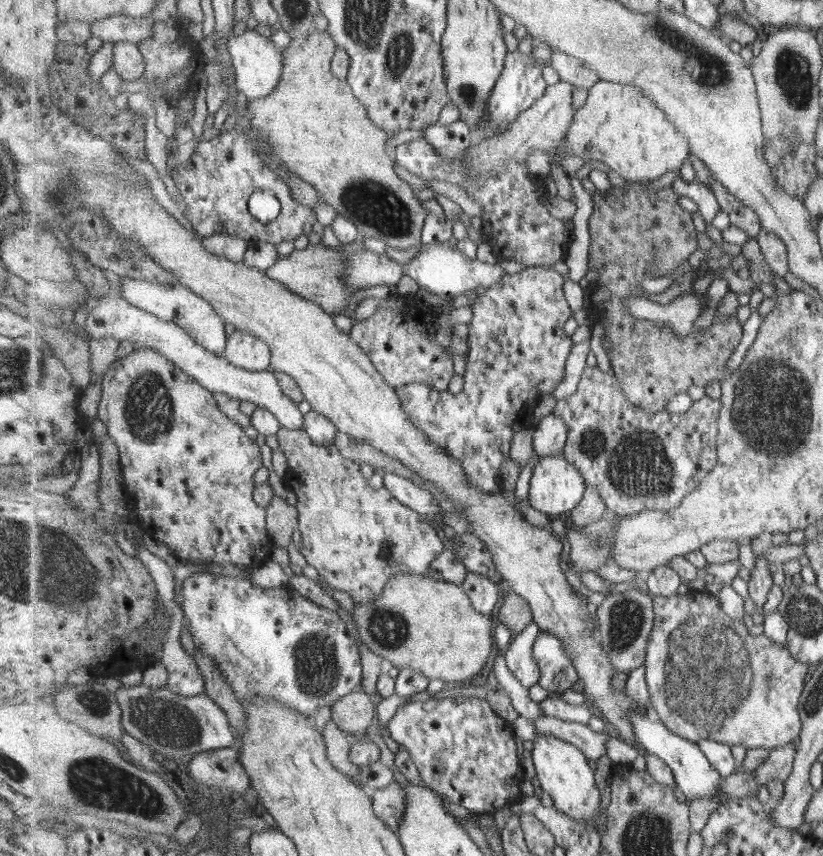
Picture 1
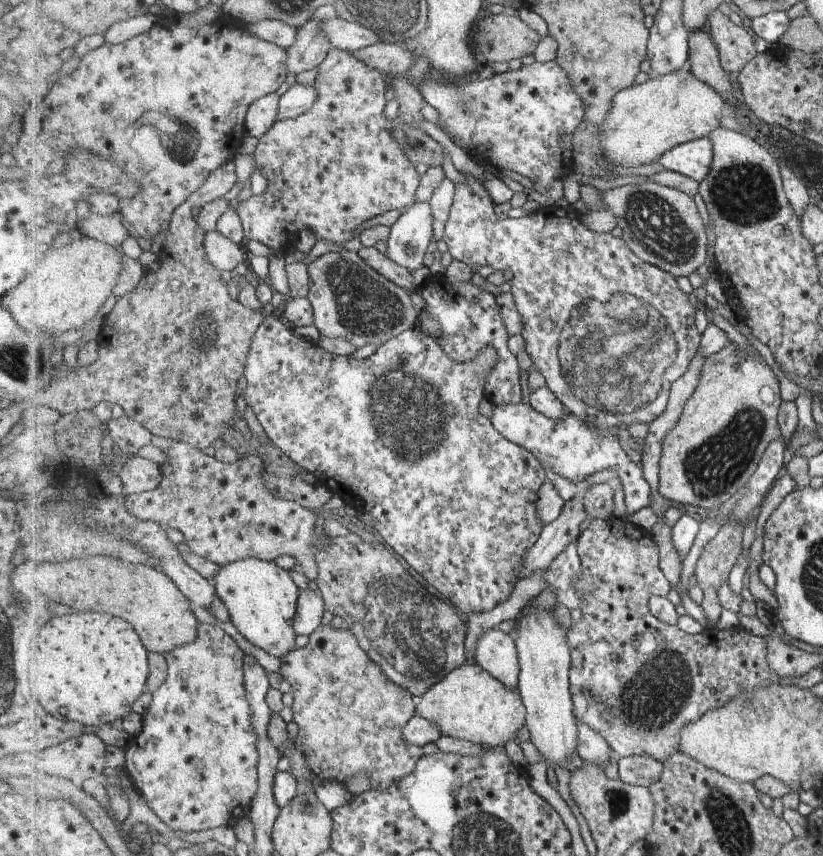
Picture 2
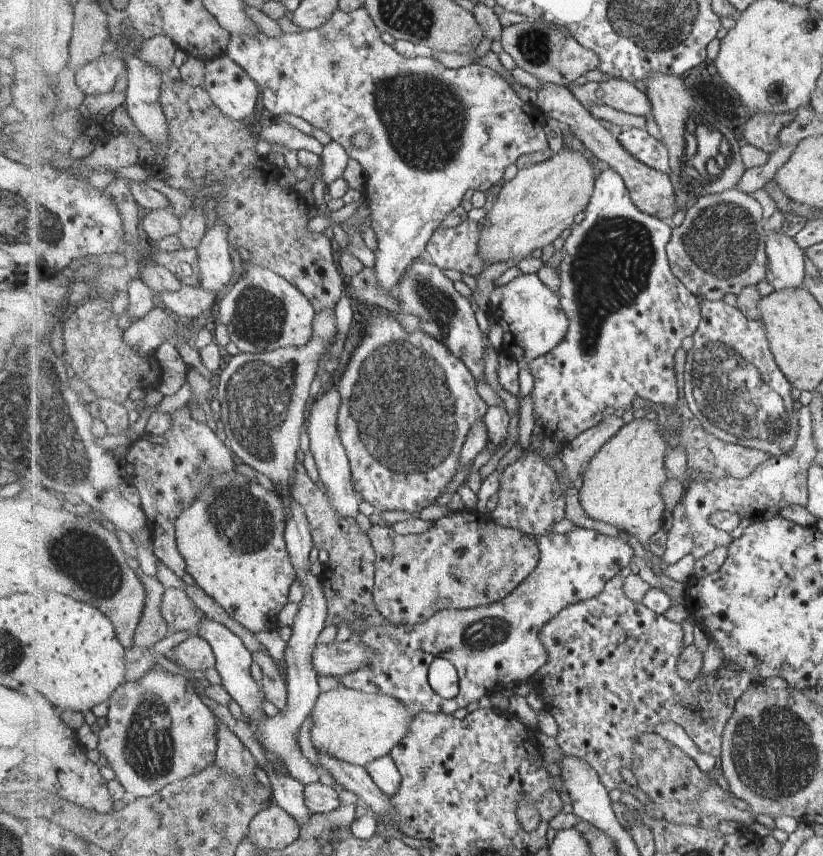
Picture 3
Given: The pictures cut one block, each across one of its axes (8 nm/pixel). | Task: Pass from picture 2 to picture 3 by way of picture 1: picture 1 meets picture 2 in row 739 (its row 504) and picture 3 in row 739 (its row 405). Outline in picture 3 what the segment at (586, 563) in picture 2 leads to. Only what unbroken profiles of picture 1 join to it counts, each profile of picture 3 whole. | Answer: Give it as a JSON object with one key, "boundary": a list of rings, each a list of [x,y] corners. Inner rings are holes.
{"boundary":[[[617,576],[608,583],[605,591],[597,597],[573,604],[565,608],[553,621],[545,626],[541,632],[541,638],[548,648],[550,660],[545,667],[533,678],[533,685],[541,692],[547,708],[551,708],[550,712],[556,719],[560,727],[560,734],[556,737],[558,745],[567,755],[572,755],[582,760],[585,760],[599,774],[601,783],[608,789],[623,789],[623,776],[619,774],[619,768],[632,768],[634,764],[634,743],[641,734],[656,732],[655,728],[664,721],[674,721],[676,724],[683,726],[689,737],[699,748],[700,752],[704,752],[714,756],[721,757],[722,754],[722,737],[727,728],[729,720],[732,719],[736,712],[737,702],[744,696],[744,693],[752,686],[756,685],[755,679],[751,674],[743,671],[740,667],[727,663],[721,665],[717,673],[705,678],[702,674],[695,681],[685,681],[678,672],[678,661],[685,650],[683,647],[683,628],[677,622],[667,620],[660,613],[655,613],[652,609],[647,608],[645,604],[632,602],[624,592],[624,583],[626,582],[623,576]]]}

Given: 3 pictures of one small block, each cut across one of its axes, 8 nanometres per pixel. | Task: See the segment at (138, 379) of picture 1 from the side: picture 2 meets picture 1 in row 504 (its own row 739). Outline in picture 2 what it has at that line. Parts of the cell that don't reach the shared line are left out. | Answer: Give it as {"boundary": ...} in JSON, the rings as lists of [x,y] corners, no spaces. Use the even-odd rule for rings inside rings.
{"boundary":[[[200,624],[199,636],[195,642],[173,649],[165,654],[165,658],[168,662],[167,678],[149,696],[145,712],[143,713],[144,729],[139,736],[131,739],[128,749],[125,751],[126,765],[124,771],[134,781],[141,797],[156,811],[163,822],[169,825],[172,832],[195,832],[197,830],[217,828],[217,826],[234,826],[240,819],[249,815],[252,800],[260,787],[258,771],[258,762],[260,761],[260,753],[258,752],[259,735],[252,721],[252,704],[248,701],[248,692],[244,681],[245,654],[237,646],[237,642],[220,625]]]}

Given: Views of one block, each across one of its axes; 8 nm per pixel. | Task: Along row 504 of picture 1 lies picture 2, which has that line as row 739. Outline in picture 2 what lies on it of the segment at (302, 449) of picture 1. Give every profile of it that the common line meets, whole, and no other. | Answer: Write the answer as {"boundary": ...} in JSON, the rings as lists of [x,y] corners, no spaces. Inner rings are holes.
{"boundary":[[[320,624],[304,647],[294,648],[280,659],[280,673],[290,683],[294,698],[293,721],[299,728],[296,747],[306,754],[308,765],[321,782],[346,783],[364,771],[372,785],[388,789],[416,770],[424,755],[423,748],[405,742],[404,730],[405,724],[416,715],[417,699],[408,689],[389,680],[384,669],[365,652],[351,628]]]}

